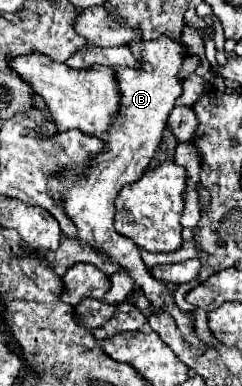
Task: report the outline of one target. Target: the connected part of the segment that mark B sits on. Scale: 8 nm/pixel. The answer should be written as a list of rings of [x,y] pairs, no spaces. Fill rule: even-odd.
[[[156,37],[152,41],[132,41],[132,45],[128,47],[132,49],[132,55],[140,61],[140,67],[114,69],[116,83],[120,85],[120,117],[116,119],[116,125],[112,125],[112,133],[104,137],[104,149],[98,155],[92,155],[92,163],[88,169],[84,169],[84,173],[64,169],[62,173],[48,177],[48,191],[52,193],[52,199],[62,205],[66,217],[74,221],[78,229],[78,239],[88,243],[98,253],[106,255],[120,269],[124,269],[134,279],[134,287],[150,299],[152,307],[172,315],[180,333],[188,335],[194,329],[192,313],[180,311],[176,307],[174,297],[166,289],[166,285],[156,281],[146,269],[144,261],[140,259],[138,247],[114,231],[114,199],[122,185],[134,183],[148,167],[162,139],[168,115],[174,109],[174,101],[182,93],[182,81],[176,79],[176,73],[186,59],[186,47],[168,37]]]

